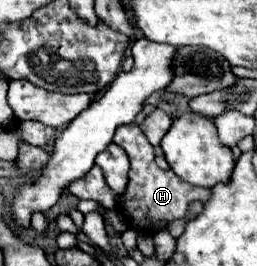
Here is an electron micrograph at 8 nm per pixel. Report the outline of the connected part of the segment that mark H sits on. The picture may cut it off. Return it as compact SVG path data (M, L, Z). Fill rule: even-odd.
M127 124L117 128L113 142L117 146L121 146L131 162L131 170L129 170L129 182L125 192L119 196L115 210L123 216L125 224L129 228L147 232L147 234L155 234L161 222L173 222L179 220L187 214L187 208L191 202L199 200L199 202L207 202L211 198L211 188L201 188L201 186L193 186L185 180L181 180L171 168L169 170L161 170L155 164L155 152L153 146L149 144L149 140L145 138L145 134L141 132L141 128L137 124Z

